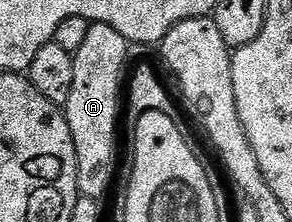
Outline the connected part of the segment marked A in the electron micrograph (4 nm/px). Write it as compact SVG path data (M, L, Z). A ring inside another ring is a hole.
M91 24L80 51L74 54L76 72L72 75L72 95L64 106L66 122L76 147L76 179L83 197L102 199L118 169L118 100L124 93L122 72L126 69L128 42L120 31L107 25Z

